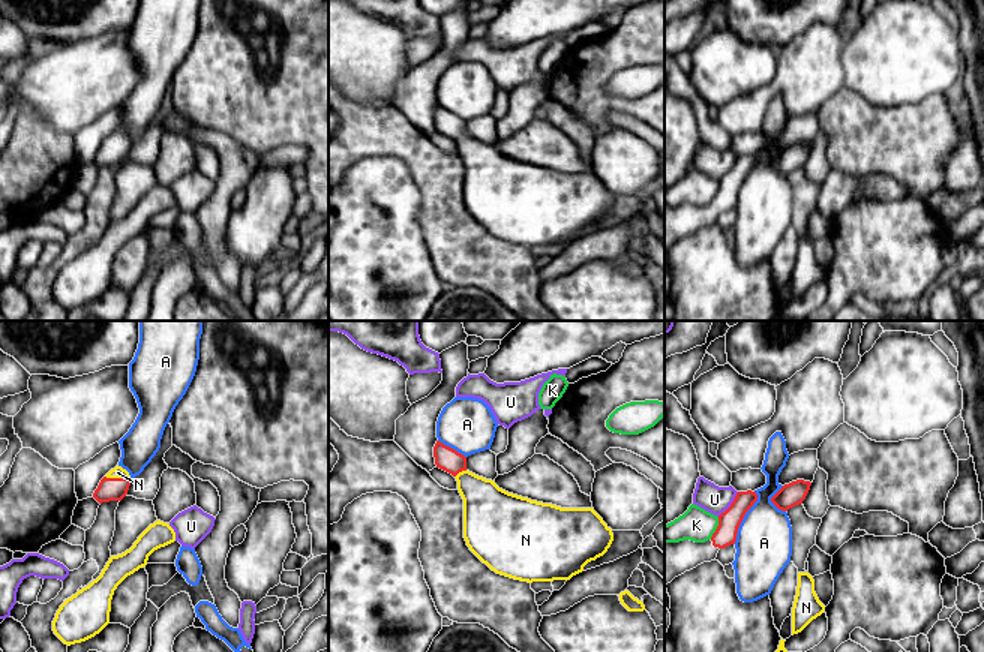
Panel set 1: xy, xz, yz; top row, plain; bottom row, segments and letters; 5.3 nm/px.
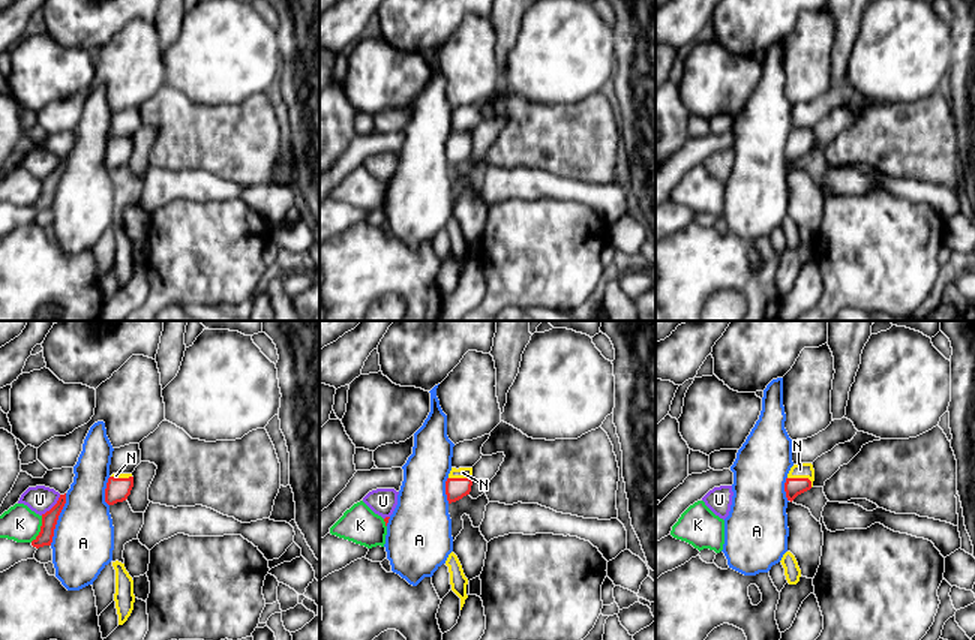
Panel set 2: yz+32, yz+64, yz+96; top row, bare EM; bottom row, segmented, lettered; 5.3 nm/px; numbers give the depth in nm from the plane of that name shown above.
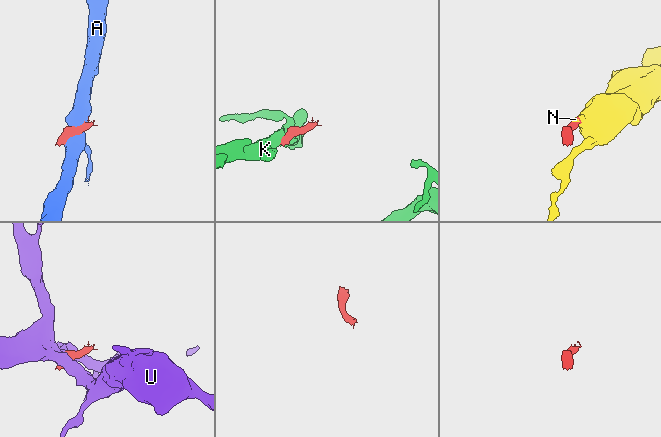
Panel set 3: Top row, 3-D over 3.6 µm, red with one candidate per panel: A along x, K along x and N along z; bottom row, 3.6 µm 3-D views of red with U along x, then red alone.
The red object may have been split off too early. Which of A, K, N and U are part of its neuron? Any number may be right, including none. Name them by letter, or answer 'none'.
N

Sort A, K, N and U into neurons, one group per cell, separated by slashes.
A / K / N / U

